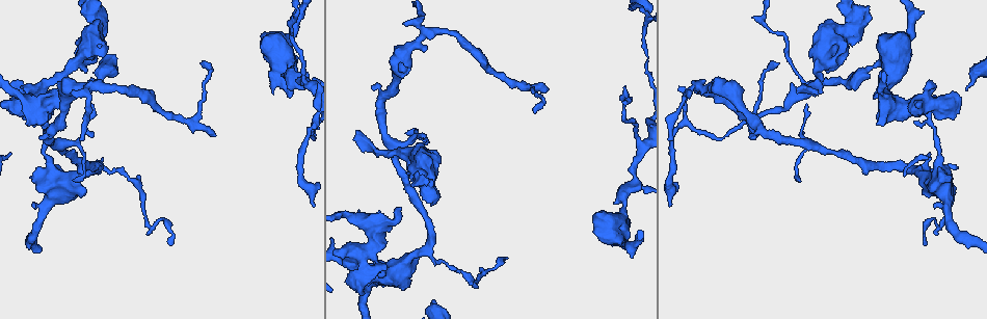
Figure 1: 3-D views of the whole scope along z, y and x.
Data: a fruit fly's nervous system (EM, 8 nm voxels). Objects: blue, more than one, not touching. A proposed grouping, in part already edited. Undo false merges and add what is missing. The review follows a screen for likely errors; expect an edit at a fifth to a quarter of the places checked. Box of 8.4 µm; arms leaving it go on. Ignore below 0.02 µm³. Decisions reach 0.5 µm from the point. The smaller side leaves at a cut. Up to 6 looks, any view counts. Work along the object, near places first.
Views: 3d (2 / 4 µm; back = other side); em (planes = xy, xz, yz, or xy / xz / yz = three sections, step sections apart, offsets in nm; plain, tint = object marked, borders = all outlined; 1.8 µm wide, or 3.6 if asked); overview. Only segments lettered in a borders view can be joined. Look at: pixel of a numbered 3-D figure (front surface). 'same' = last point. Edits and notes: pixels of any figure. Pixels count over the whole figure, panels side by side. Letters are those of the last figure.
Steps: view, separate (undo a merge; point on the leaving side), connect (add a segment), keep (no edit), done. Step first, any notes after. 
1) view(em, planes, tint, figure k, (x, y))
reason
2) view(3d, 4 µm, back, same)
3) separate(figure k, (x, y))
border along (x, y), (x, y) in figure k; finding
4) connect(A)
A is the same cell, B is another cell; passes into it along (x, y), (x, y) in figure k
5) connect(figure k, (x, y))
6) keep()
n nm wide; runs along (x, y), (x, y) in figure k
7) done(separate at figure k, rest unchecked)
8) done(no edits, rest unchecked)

view(em, planes, plain, figure 1, (409, 157))
arms part here

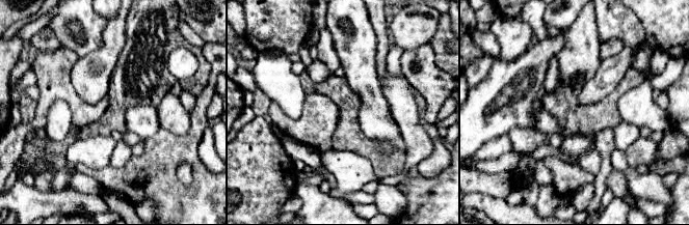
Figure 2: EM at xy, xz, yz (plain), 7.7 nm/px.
view(em, planes, borders, same)

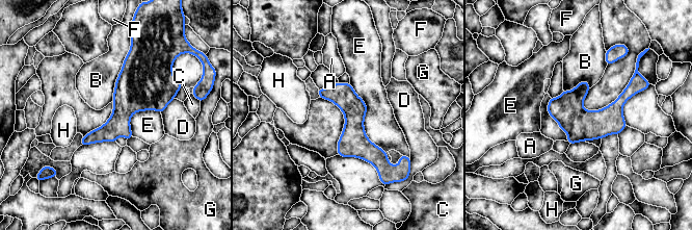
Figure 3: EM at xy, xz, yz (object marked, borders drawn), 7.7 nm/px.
keep()
A, B, C, D, E, F, G and H are other cells; border along (131, 44), (116, 79), (112, 100) in figure 3; continuous, no second cell

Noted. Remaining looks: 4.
view(em, planes, plain, figure 1, (372, 255))
thick turns thin

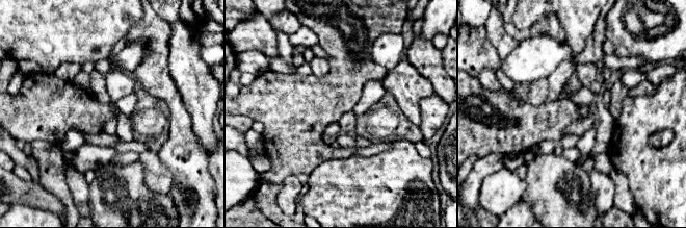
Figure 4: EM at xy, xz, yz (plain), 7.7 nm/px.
view(em, planes, borders, same)
what lies round it

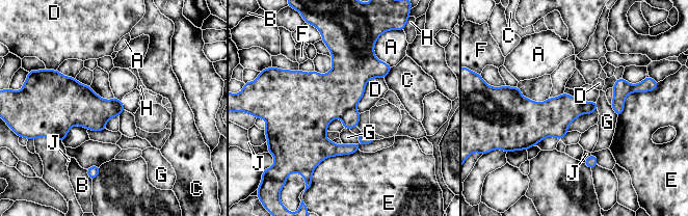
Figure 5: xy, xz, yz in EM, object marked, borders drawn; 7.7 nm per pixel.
keep()
A, B, C, D, E, F, G, H and J are other cells; border along (384, 77), (367, 82), (359, 113) in figure 5; all the same cell

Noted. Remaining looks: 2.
view(em, 3.6 µm, xy, step 16, tint, figure 1, (285, 59))
calibre changes

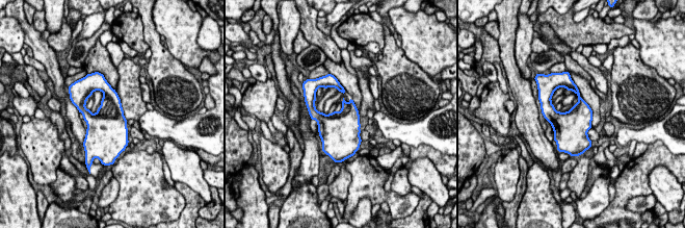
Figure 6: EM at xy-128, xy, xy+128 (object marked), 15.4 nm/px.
view(em, 3.6 µm, planes, borders, same)

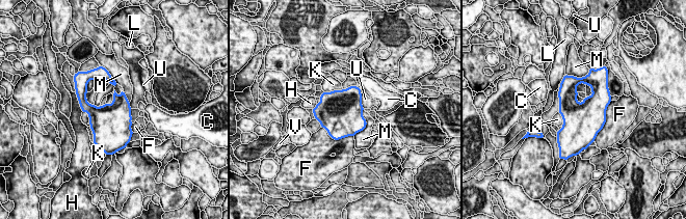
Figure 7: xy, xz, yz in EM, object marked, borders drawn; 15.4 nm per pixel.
keep()
C, F, H, K, L, M, U and V are other cells; continuous, no second cell

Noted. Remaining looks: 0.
done(no edits, rest unchecked)

